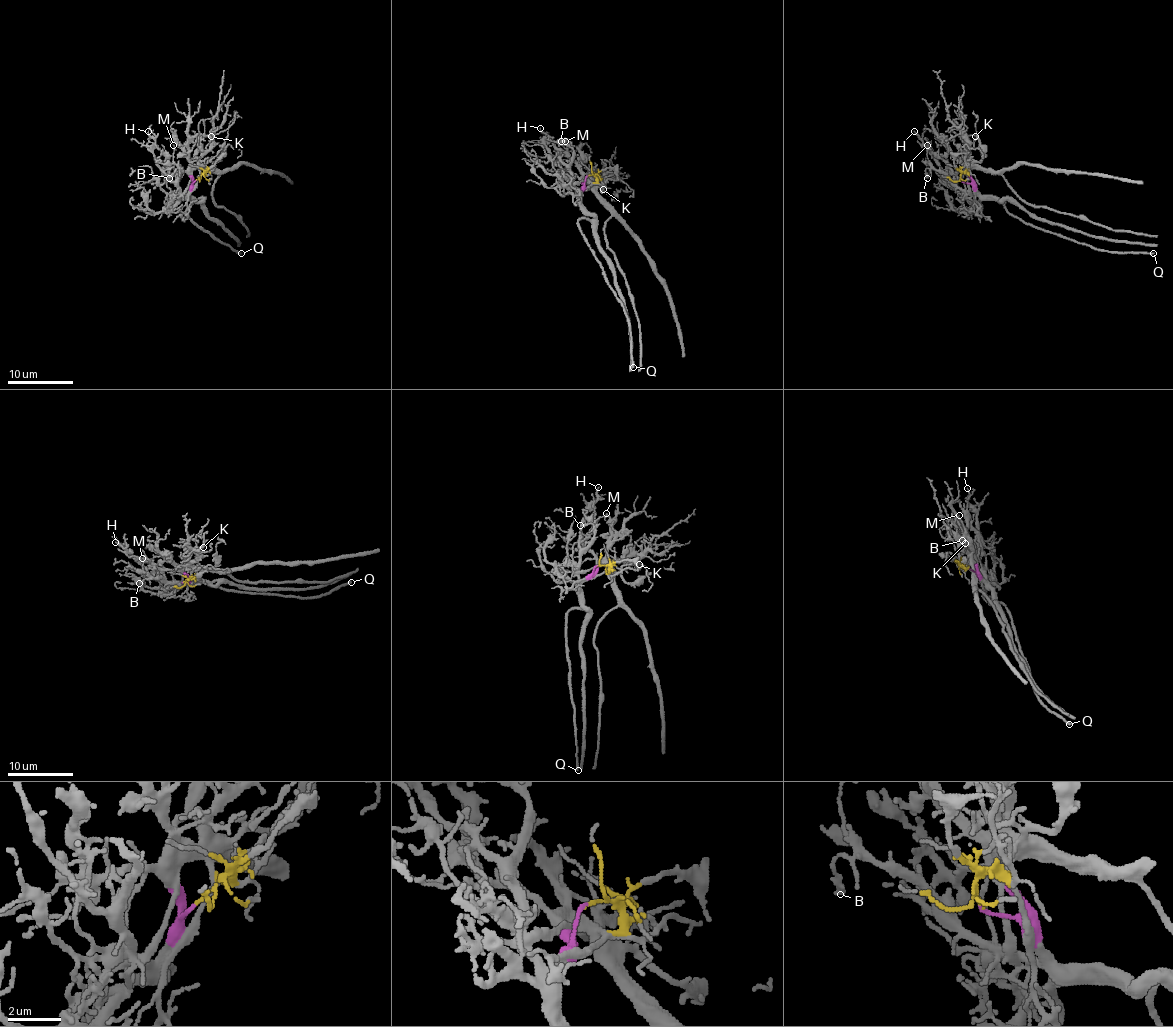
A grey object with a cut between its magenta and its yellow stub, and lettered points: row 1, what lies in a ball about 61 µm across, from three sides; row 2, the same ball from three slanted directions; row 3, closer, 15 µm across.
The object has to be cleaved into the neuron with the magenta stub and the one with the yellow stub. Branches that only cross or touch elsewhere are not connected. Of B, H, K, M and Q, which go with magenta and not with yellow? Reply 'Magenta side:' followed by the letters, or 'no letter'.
Magenta side: B, H, M, Q

